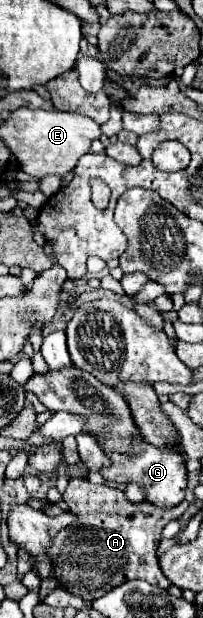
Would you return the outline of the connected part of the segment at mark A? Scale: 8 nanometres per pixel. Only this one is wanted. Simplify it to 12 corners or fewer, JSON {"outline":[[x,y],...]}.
{"outline":[[71,479],[77,523],[51,545],[63,589],[93,601],[127,579],[171,587],[155,551],[185,513]]}

